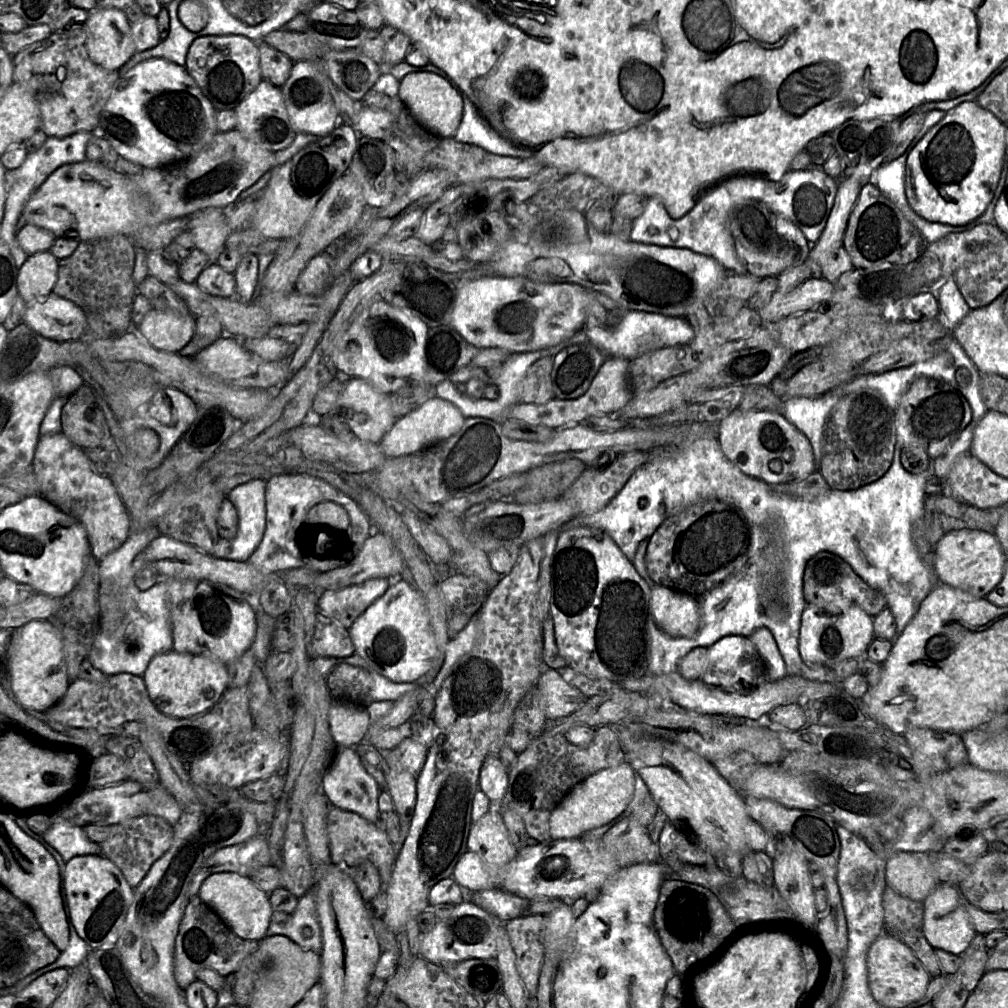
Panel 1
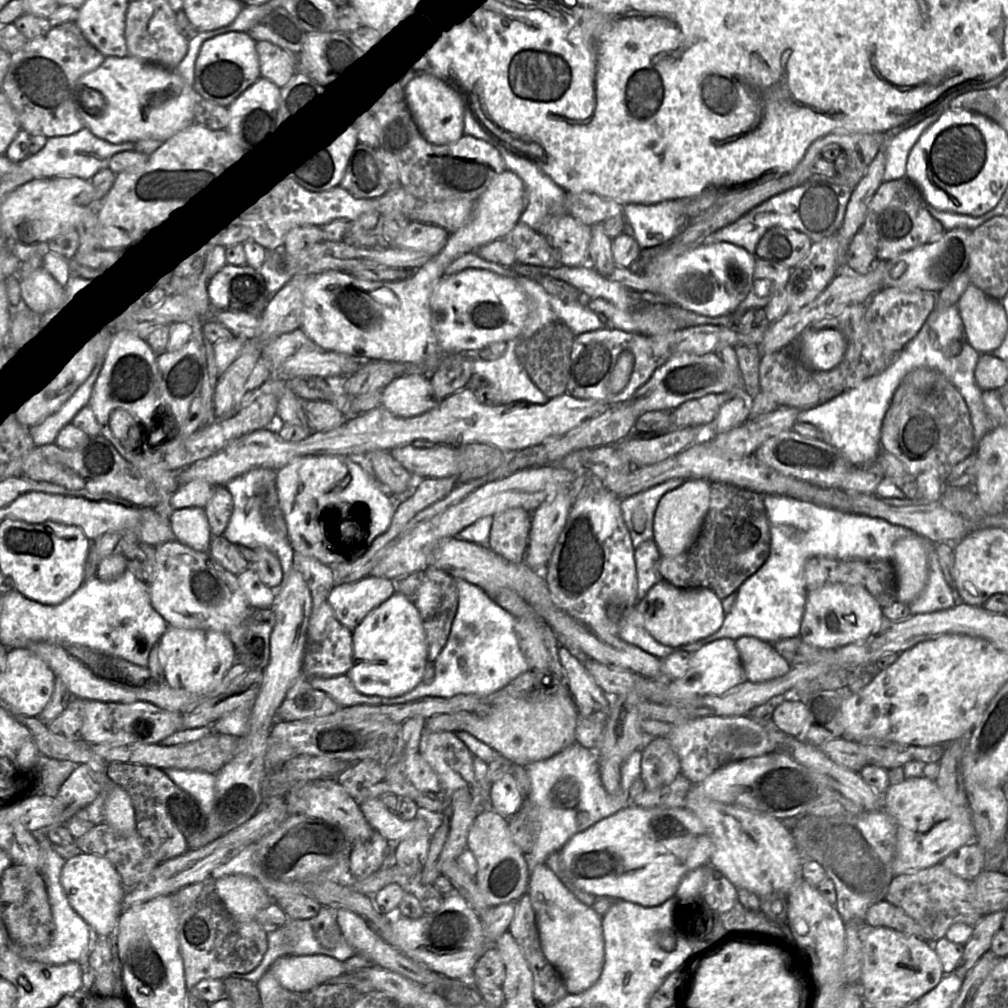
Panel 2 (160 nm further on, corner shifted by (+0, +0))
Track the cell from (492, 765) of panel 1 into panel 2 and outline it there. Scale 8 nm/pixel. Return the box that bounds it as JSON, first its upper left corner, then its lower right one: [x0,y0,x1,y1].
[489,773,525,820]

